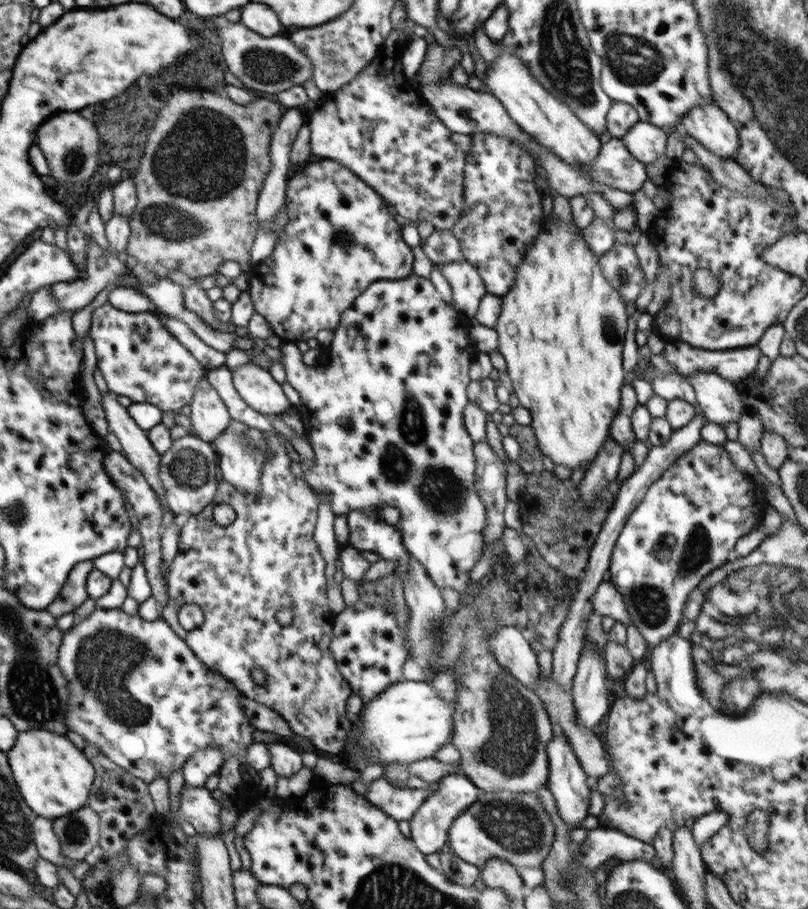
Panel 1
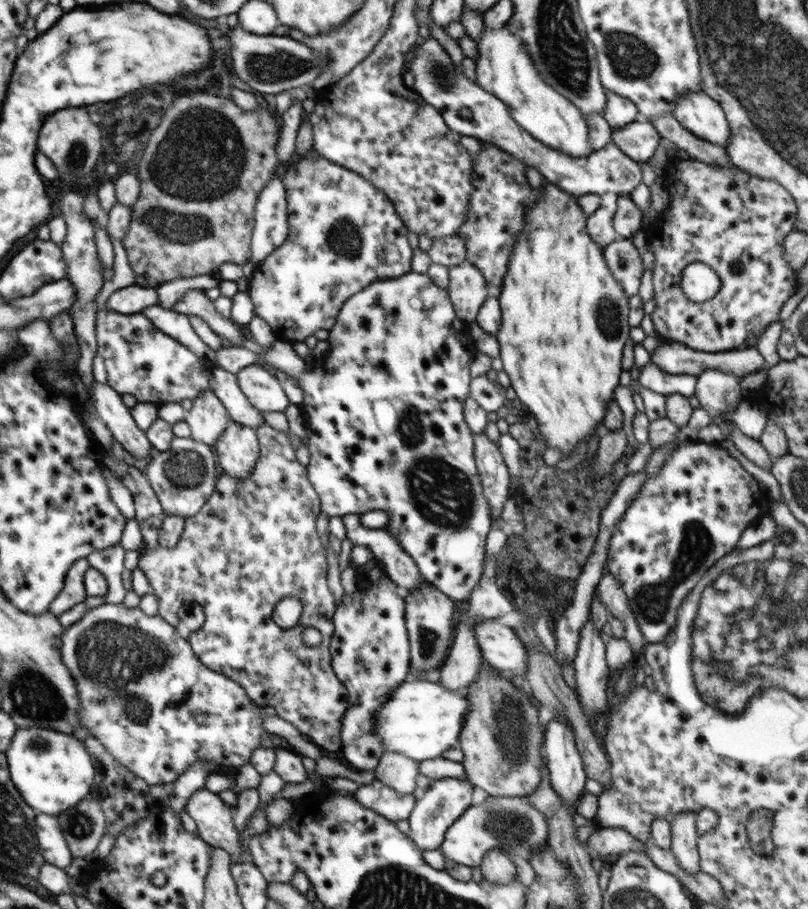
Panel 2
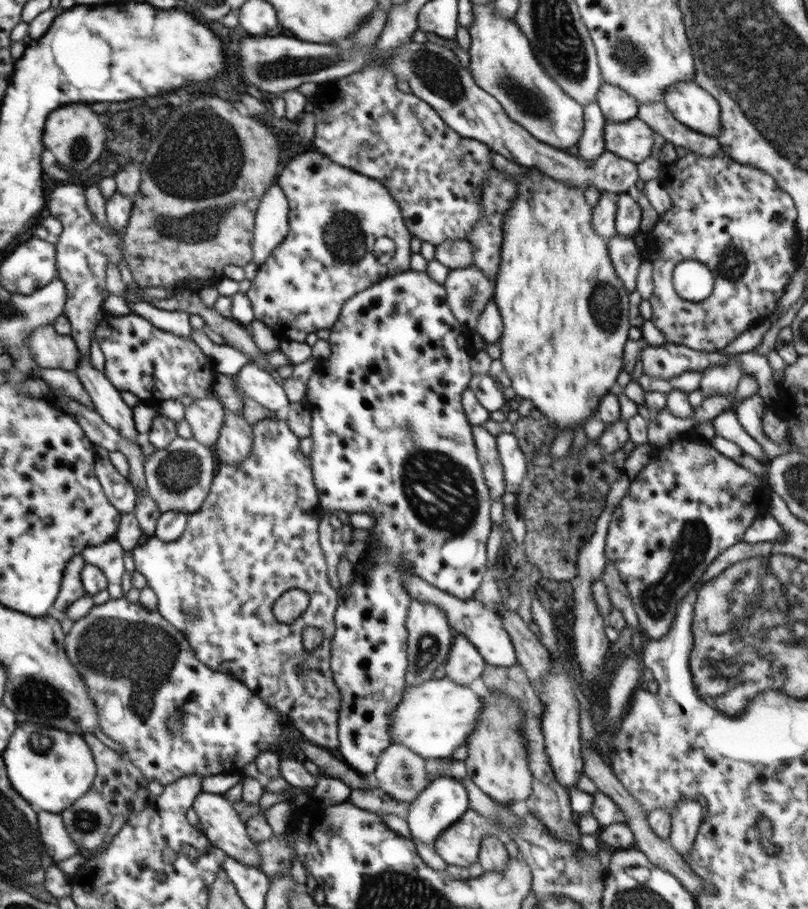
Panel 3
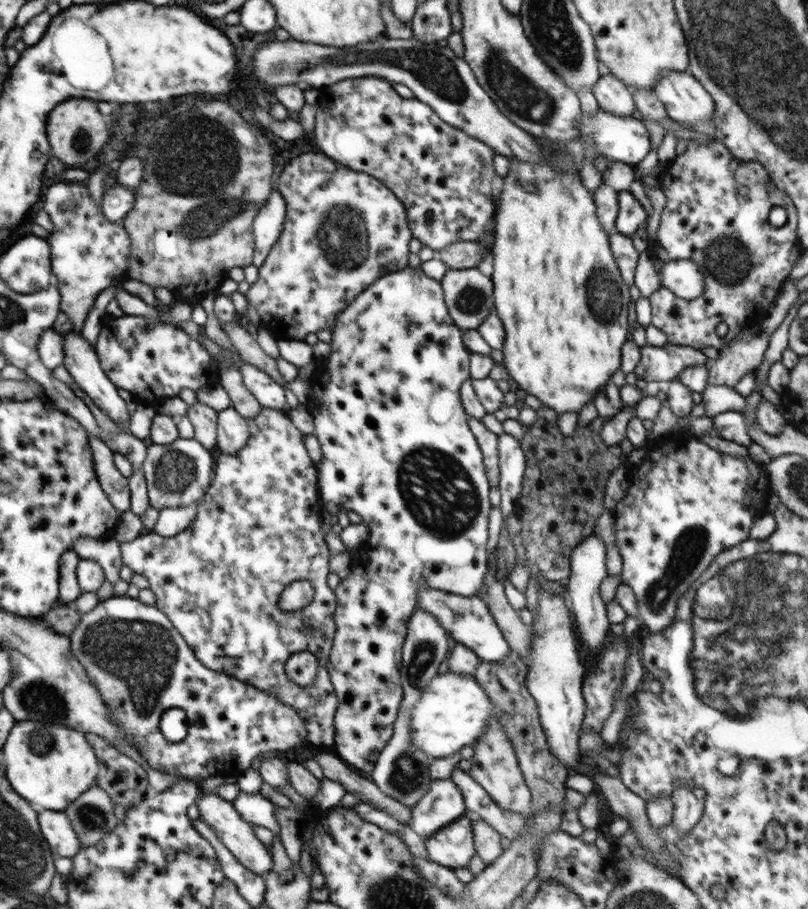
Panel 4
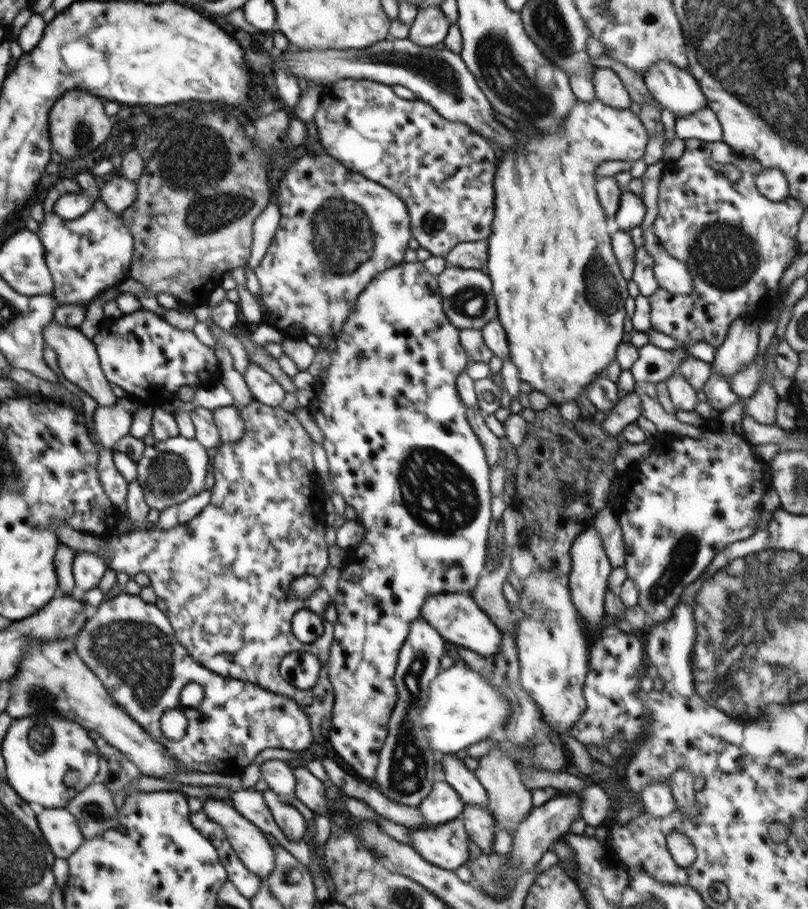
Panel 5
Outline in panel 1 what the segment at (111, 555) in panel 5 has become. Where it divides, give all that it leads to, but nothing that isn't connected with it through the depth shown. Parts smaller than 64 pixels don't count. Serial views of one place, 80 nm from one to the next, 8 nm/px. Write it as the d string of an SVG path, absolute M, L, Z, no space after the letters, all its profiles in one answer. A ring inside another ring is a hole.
M266 430L263 433L265 434L269 448L267 448L266 452L266 463L264 463L264 467L262 467L261 490L255 492L255 494L244 494L220 478L218 491L214 495L213 502L204 507L202 512L189 515L182 520L177 546L178 554L176 554L174 560L171 560L171 562L165 562L165 560L163 560L161 564L161 571L163 577L166 579L169 599L168 603L166 603L166 607L161 609L162 616L160 618L172 627L172 630L184 640L192 649L192 652L194 652L209 669L223 675L226 680L234 684L234 687L239 690L242 696L251 698L264 706L268 706L268 708L271 708L273 711L280 713L282 718L290 725L293 732L304 736L304 738L308 738L312 746L315 746L318 752L330 752L337 755L346 748L347 734L351 731L351 721L346 714L346 700L353 694L353 690L351 689L350 683L338 670L336 659L329 649L329 642L333 635L333 618L335 614L332 613L328 604L328 597L326 596L327 583L326 577L324 576L326 561L324 561L313 535L317 523L319 497L314 493L314 489L312 489L308 483L304 483L302 477L295 478L292 474L292 460L287 455L286 449L282 447L280 439L278 439L271 430ZM222 502L230 504L236 513L236 519L227 527L221 527L215 523L212 518L213 507L217 504L222 504ZM184 604L196 604L204 611L204 623L198 629L187 631L178 622L178 612L180 607ZM284 608L294 609L292 622L286 626L282 626L276 618L276 613ZM254 669L260 669L261 672L267 676L266 684L257 684L257 682L251 678L251 672Z

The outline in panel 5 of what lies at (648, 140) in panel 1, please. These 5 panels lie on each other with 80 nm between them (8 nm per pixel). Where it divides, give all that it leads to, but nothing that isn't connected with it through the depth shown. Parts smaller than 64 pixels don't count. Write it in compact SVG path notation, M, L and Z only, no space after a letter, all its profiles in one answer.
M595 98L592 102L577 100L564 123L552 133L540 133L536 129L521 126L520 132L514 132L517 136L517 146L511 150L504 150L501 159L497 160L496 174L493 180L495 190L495 213L491 224L491 233L487 240L488 247L488 276L493 284L493 295L498 311L498 320L504 327L510 348L509 361L518 369L520 380L530 384L534 391L547 395L552 404L560 406L567 401L577 402L582 391L594 381L594 376L606 372L608 365L616 359L616 349L627 335L624 328L626 309L624 301L628 298L627 280L621 273L617 258L613 253L611 235L606 231L606 213L600 204L595 189L598 180L597 166L606 161L636 161L644 156L646 144L648 144L648 132L639 116L628 108L612 108Z

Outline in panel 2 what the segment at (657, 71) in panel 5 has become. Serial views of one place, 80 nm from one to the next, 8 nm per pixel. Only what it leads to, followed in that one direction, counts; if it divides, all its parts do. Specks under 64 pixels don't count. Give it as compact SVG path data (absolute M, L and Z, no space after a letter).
M691 90L683 94L683 96L679 98L679 101L675 102L675 109L672 113L682 127L692 132L692 134L695 134L698 138L703 138L712 144L716 143L716 146L725 148L727 144L729 144L731 137L730 126L728 126L724 111L718 102L710 98L710 95L704 91Z

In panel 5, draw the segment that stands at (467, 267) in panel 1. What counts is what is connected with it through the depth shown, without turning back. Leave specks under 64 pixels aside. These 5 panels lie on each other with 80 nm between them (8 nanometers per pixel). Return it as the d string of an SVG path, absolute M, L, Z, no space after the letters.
M447 262L447 267L437 275L437 281L441 290L442 304L452 326L459 330L482 330L488 322L498 319L491 278L481 270L452 266Z

